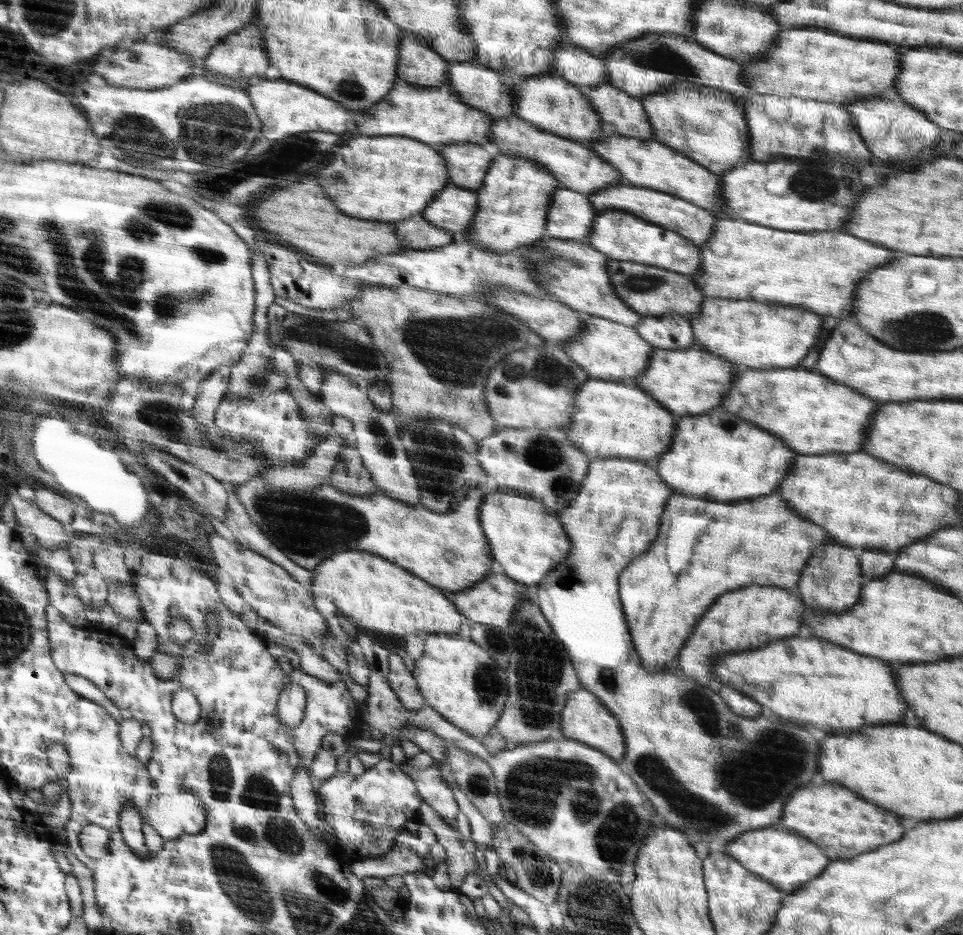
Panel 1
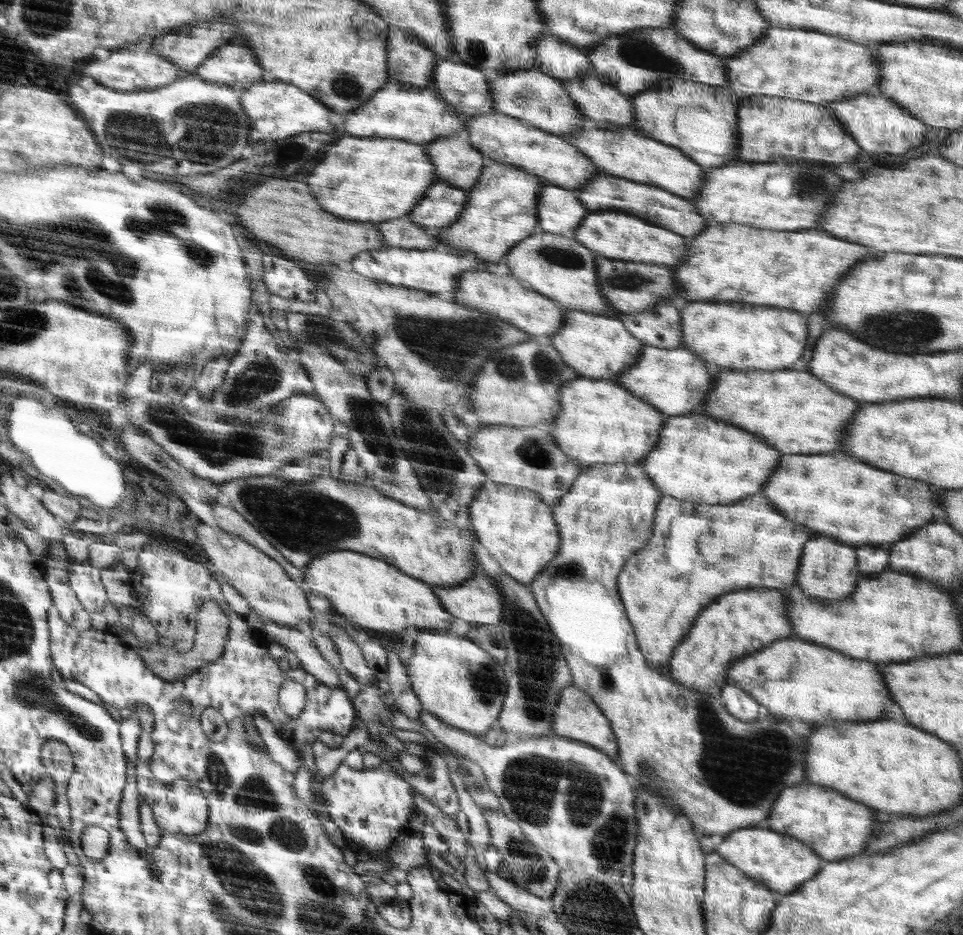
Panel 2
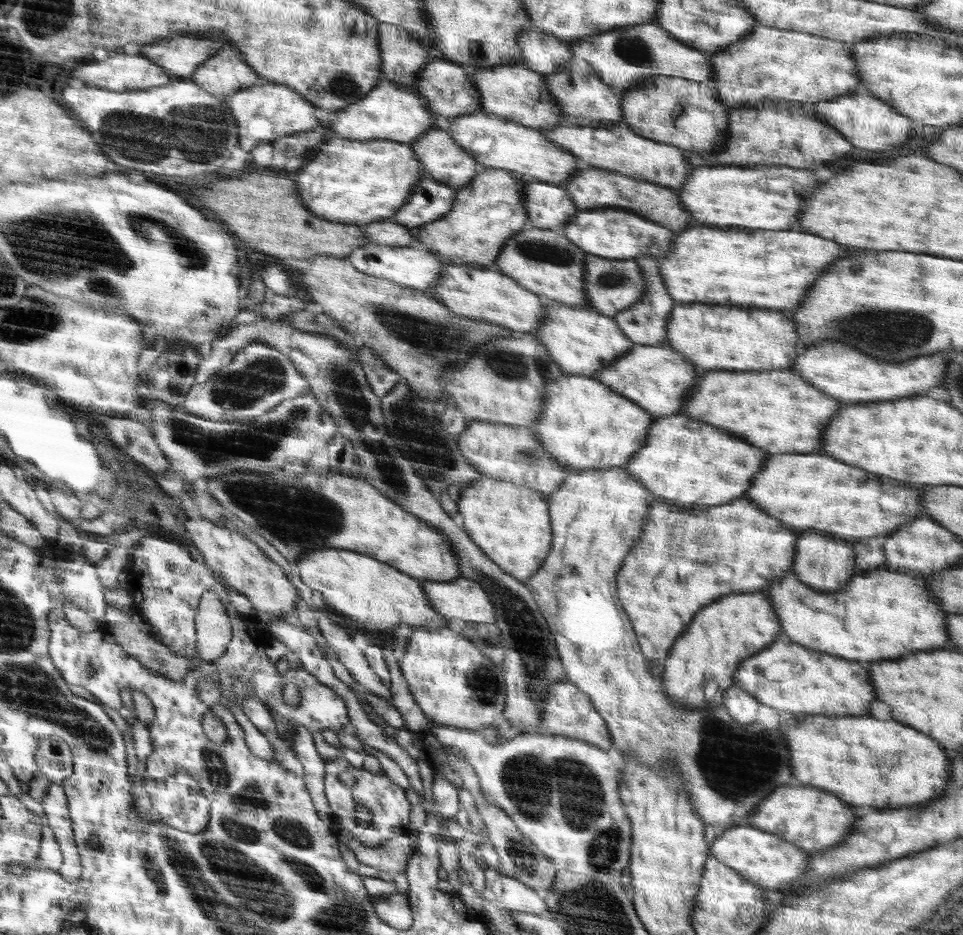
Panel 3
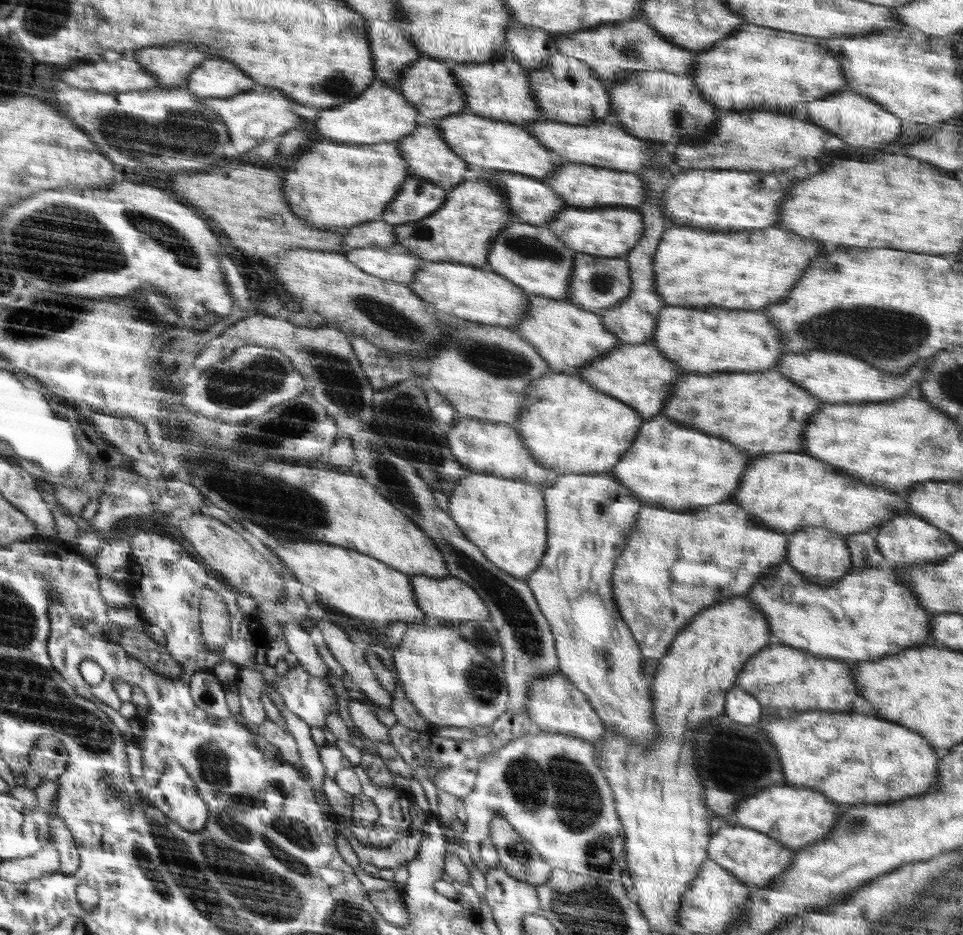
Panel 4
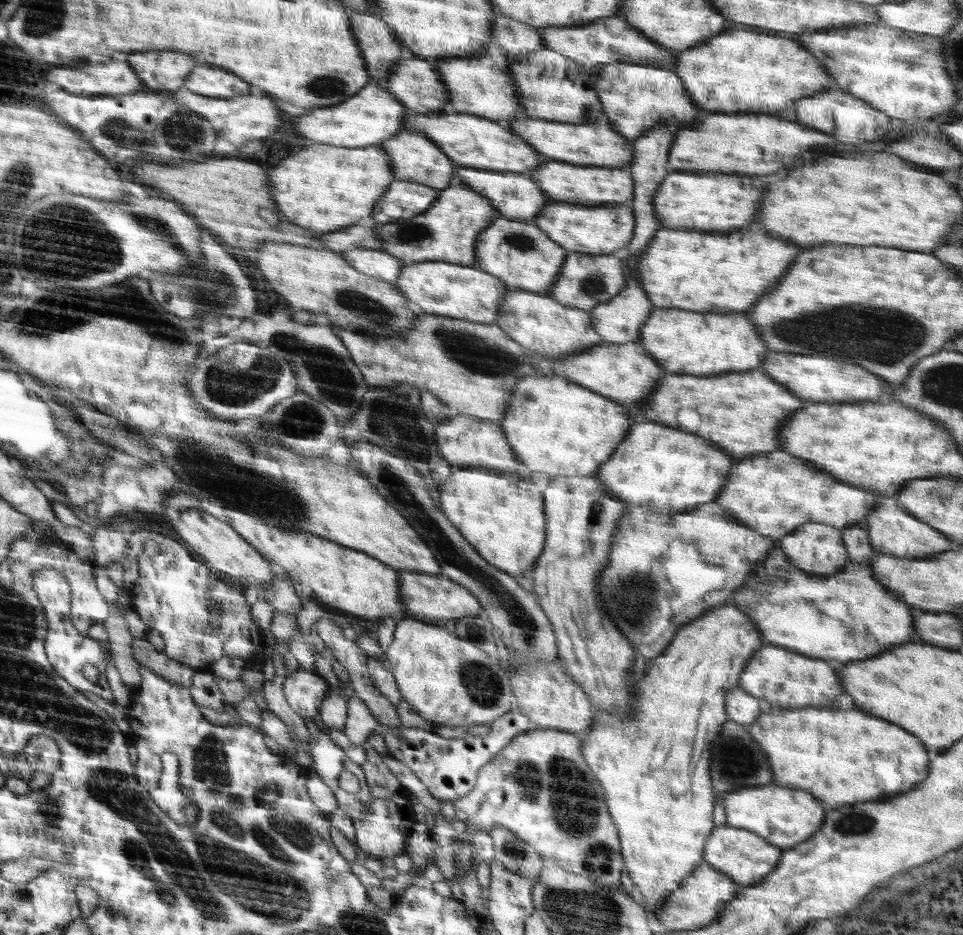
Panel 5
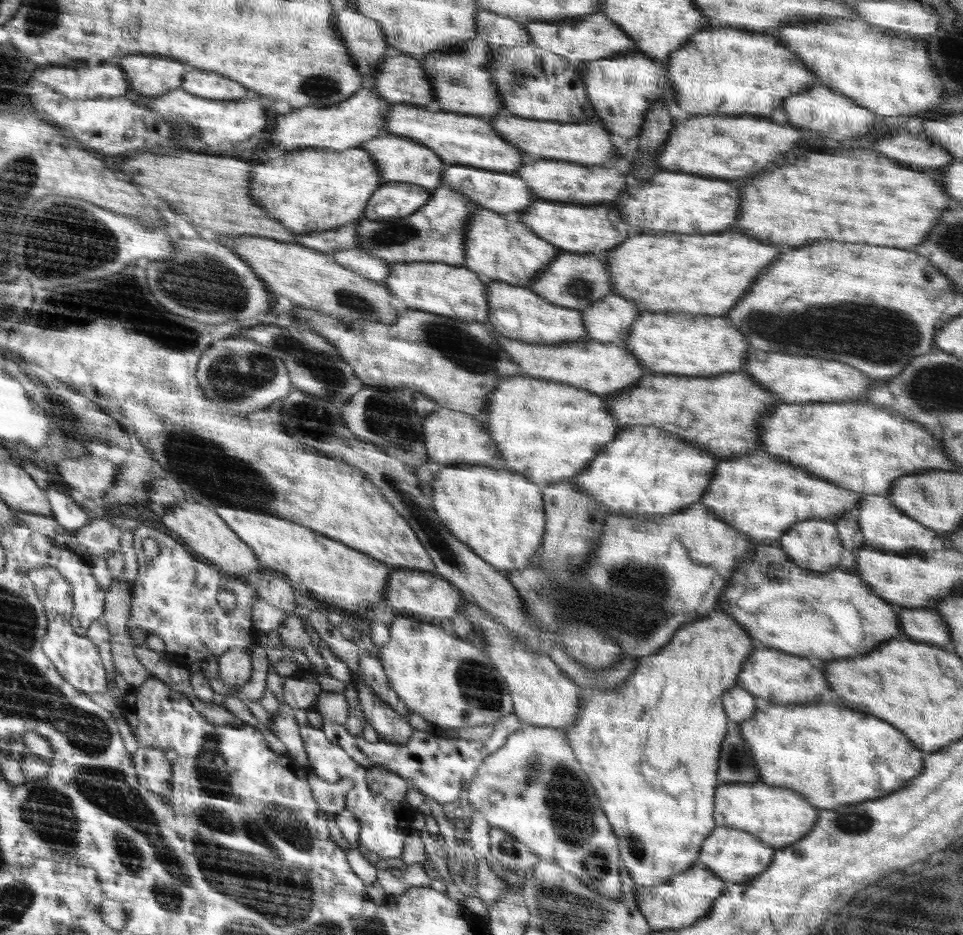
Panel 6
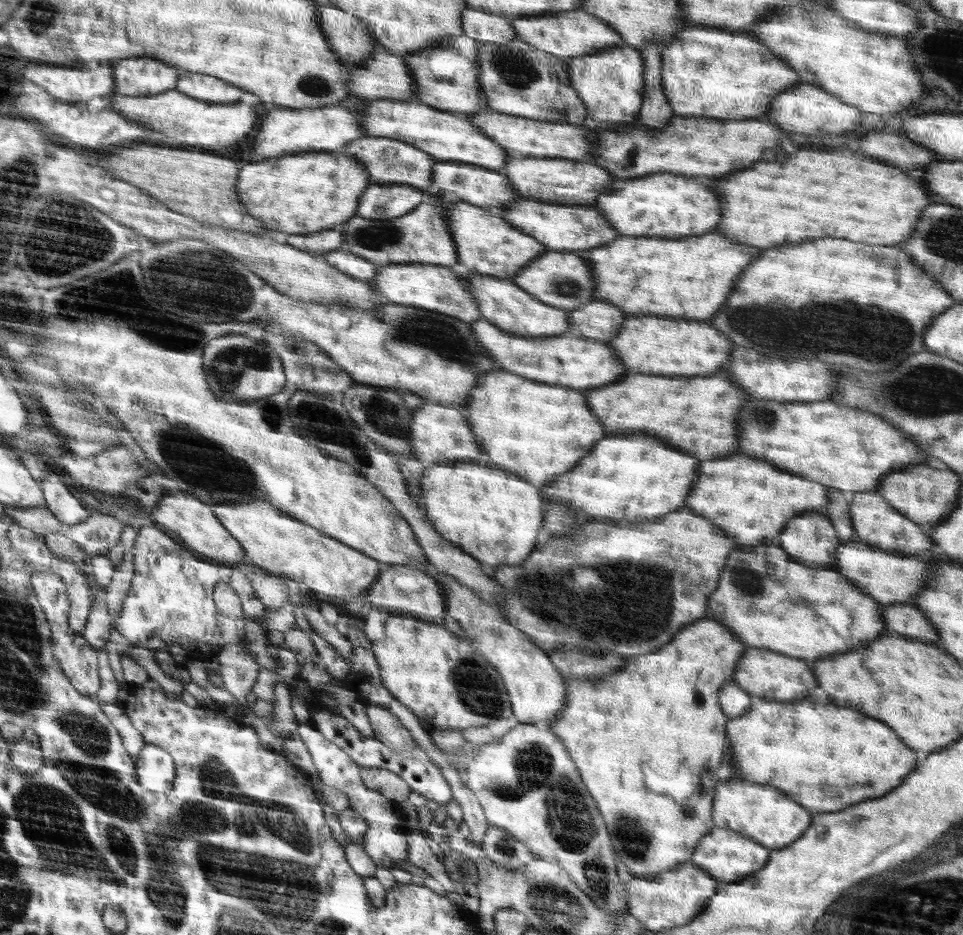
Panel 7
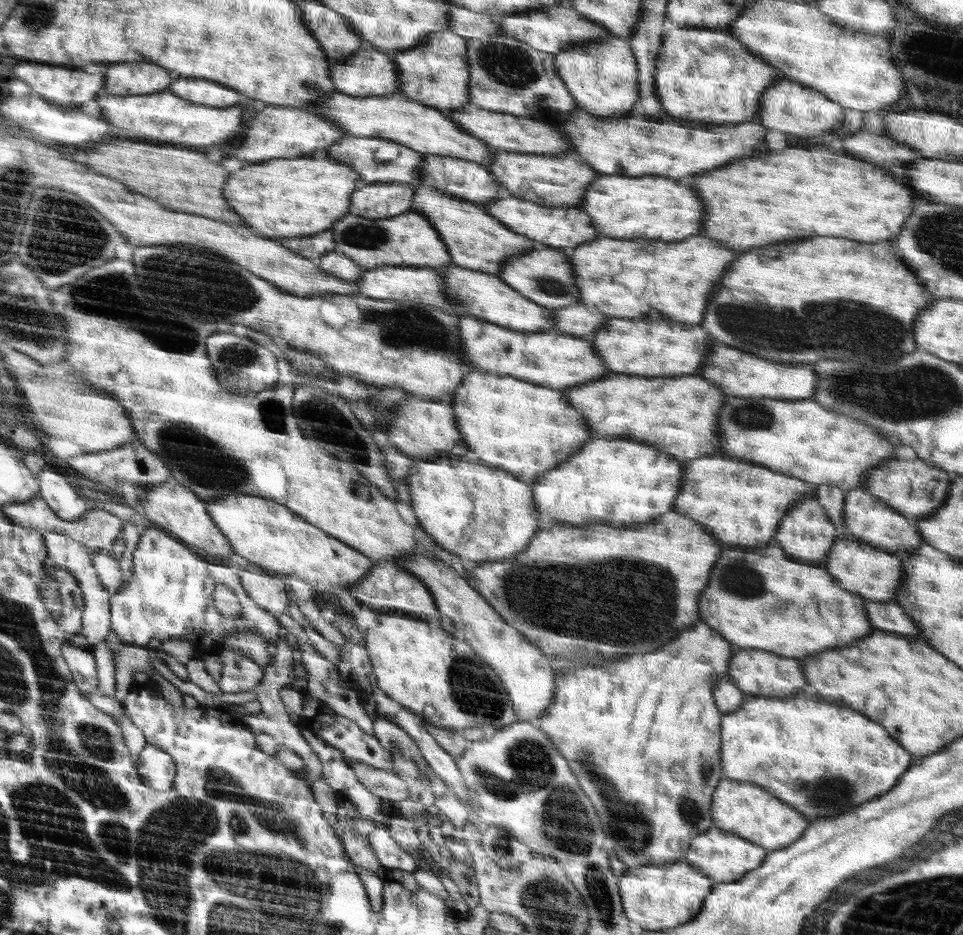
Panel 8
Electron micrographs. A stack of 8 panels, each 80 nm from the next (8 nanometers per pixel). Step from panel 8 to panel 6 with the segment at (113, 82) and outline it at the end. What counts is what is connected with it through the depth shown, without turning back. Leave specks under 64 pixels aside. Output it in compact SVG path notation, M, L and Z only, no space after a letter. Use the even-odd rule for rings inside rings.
M126 56L120 67L126 72L129 95L157 97L176 90L189 64L164 56Z

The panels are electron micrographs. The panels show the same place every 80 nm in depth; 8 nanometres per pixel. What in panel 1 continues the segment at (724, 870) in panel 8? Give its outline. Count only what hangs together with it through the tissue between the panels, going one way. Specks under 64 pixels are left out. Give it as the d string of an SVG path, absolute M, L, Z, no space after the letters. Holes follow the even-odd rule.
M775 826L764 827L764 830L748 831L736 838L734 843L728 844L723 852L736 858L736 861L743 864L750 873L760 876L785 894L798 891L801 885L817 878L824 872L828 863L831 863L824 855L824 850L805 836Z

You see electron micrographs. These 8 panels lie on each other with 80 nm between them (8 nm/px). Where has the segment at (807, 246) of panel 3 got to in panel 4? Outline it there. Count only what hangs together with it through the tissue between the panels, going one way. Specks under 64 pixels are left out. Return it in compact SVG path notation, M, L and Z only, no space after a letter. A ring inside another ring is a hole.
M669 225L663 231L654 258L655 291L668 306L684 308L728 310L758 310L777 303L788 294L790 286L816 254L822 254L822 244L804 240L780 228L742 229L718 232L716 230Z

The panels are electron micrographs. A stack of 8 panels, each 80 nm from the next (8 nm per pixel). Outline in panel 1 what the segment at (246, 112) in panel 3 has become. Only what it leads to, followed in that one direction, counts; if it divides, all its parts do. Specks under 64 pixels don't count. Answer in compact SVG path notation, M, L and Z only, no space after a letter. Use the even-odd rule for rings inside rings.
M263 77L253 81L250 87L249 95L263 123L259 137L267 138L272 143L290 134L312 130L326 130L340 135L349 128L353 130L362 119L370 118L374 114L371 108L351 110L347 105L340 104L338 100L332 100L330 96L324 96L315 89L311 90L307 86L284 79L269 80Z

